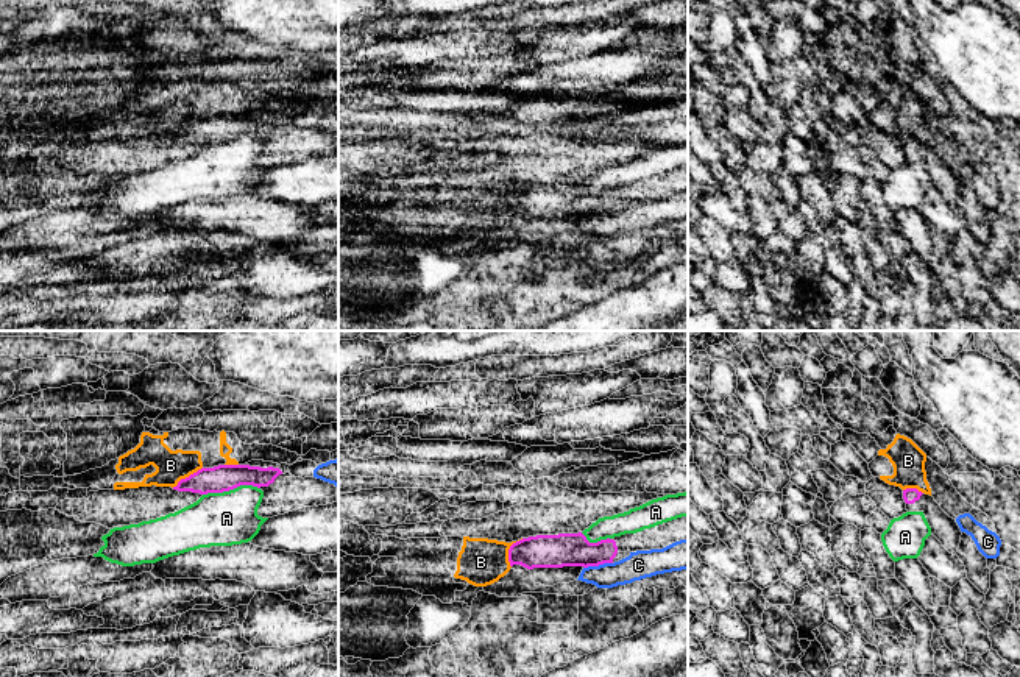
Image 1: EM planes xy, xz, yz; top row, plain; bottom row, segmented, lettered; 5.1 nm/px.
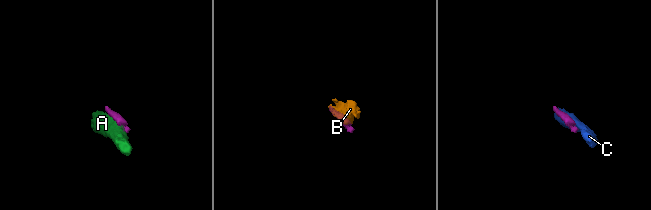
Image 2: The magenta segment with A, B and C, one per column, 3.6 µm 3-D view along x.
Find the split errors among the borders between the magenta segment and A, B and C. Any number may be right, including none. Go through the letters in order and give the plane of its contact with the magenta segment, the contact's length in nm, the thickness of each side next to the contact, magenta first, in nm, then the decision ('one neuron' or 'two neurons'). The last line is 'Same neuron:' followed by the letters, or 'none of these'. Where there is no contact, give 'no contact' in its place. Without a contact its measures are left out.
A: xy | 300 nm | 140/280 nm | two neurons
B: xy | 190 nm | 140/160 nm | two neurons
C: xz | 160 nm | 180/150 nm | two neurons
Same neuron: none of these

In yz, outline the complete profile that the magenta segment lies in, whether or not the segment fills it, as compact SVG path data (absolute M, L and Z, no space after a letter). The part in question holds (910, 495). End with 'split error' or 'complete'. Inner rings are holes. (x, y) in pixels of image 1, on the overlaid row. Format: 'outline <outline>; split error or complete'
outline M917 488L903 490L903 499L906 502L906 510L922 512L931 527L931 533L950 554L956 555L962 535L956 519L950 518L933 496Z; split error

